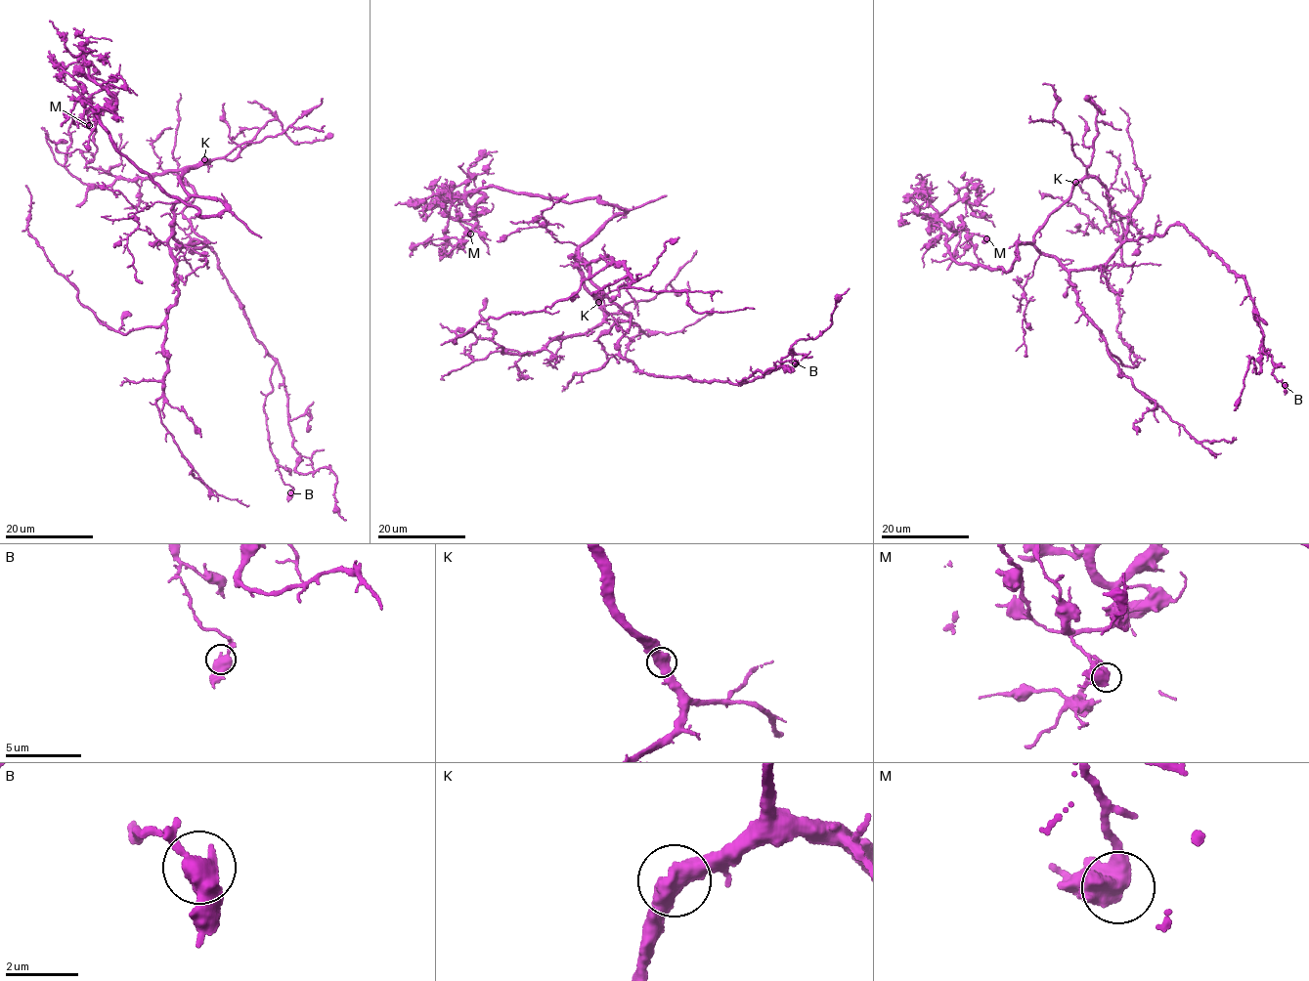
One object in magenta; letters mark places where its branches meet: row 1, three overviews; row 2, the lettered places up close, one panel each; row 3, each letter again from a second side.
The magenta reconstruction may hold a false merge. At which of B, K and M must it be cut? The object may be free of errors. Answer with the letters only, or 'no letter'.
no letter

